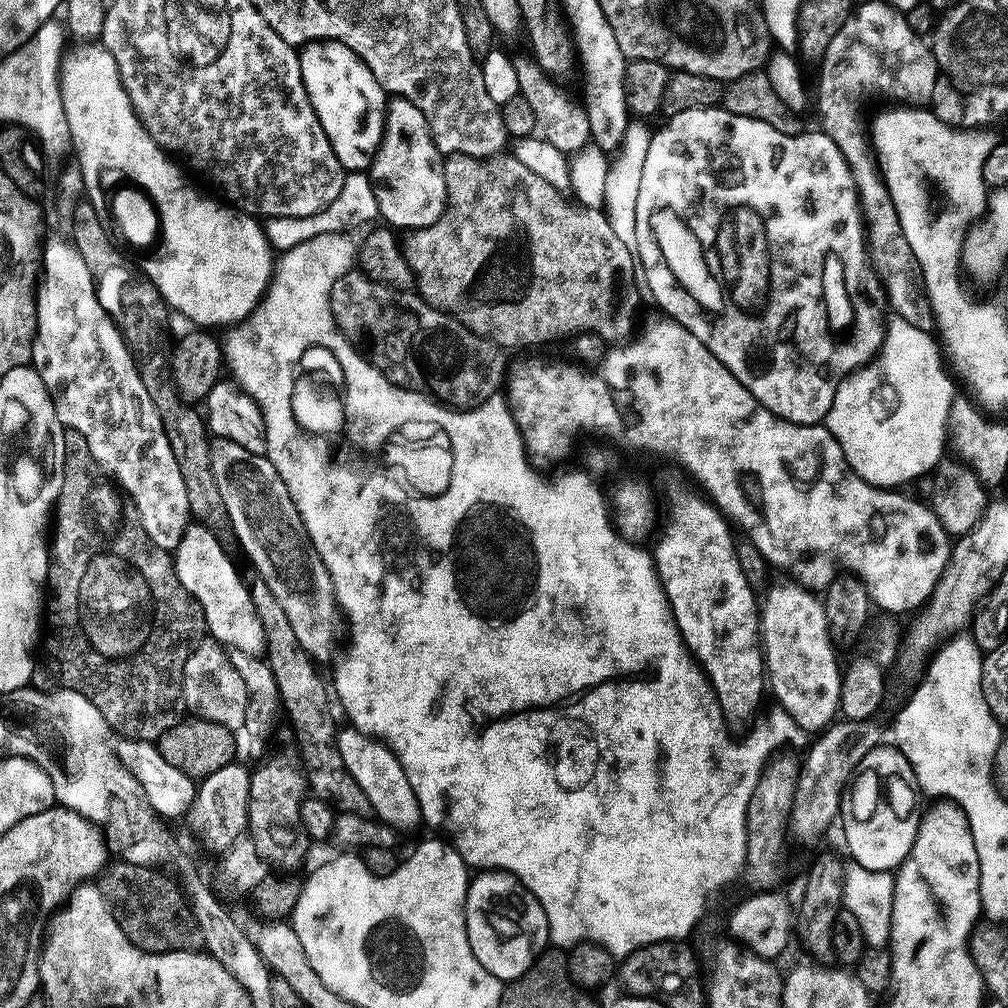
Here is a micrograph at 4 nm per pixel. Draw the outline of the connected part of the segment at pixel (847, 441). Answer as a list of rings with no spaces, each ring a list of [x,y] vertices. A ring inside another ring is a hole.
[[[892,314],[886,320],[880,351],[838,386],[826,427],[842,446],[848,465],[868,484],[896,490],[919,476],[927,477],[940,463],[949,435],[948,417],[944,412],[920,412],[920,408],[944,380],[940,376],[943,366],[942,348],[933,333],[918,330],[906,318]],[[904,404],[916,404],[916,408],[908,412]]]

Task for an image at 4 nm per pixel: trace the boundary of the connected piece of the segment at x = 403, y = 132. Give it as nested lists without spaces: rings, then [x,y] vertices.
[[[401,98],[393,99],[389,103],[382,151],[370,169],[371,179],[376,182],[384,180],[385,184],[385,188],[380,186],[375,189],[379,215],[382,220],[384,218],[385,225],[396,230],[401,230],[400,228],[415,230],[430,226],[434,222],[438,222],[438,218],[443,214],[444,208],[448,204],[448,191],[444,177],[445,157],[436,145],[429,113],[424,113],[418,105],[420,104],[411,99]]]

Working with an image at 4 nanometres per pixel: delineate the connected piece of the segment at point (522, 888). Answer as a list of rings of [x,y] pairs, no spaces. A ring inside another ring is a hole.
[[[480,870],[468,881],[464,921],[470,950],[501,982],[519,980],[537,955],[549,947],[544,907],[517,876],[499,870]]]

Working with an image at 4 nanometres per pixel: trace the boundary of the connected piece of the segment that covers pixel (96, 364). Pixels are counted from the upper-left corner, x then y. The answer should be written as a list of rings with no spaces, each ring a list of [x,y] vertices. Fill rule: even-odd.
[[[52,236],[44,244],[46,272],[34,292],[35,331],[32,333],[31,367],[36,369],[46,390],[52,395],[58,422],[65,429],[78,430],[78,434],[86,438],[86,446],[90,446],[96,465],[101,472],[110,474],[123,495],[132,501],[148,537],[158,542],[160,548],[175,549],[185,530],[184,514],[186,516],[190,510],[182,470],[174,458],[174,450],[170,450],[162,418],[158,418],[154,402],[150,402],[150,394],[146,394],[146,386],[142,386],[142,378],[132,355],[105,310],[101,297],[96,297],[97,281],[86,266],[84,253],[79,252],[75,244],[65,237],[64,240],[60,236]]]

